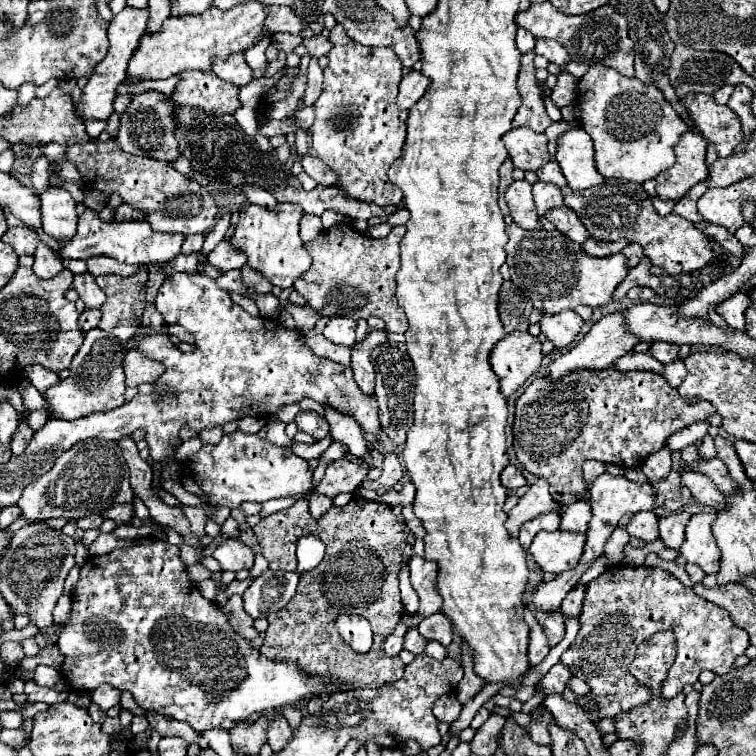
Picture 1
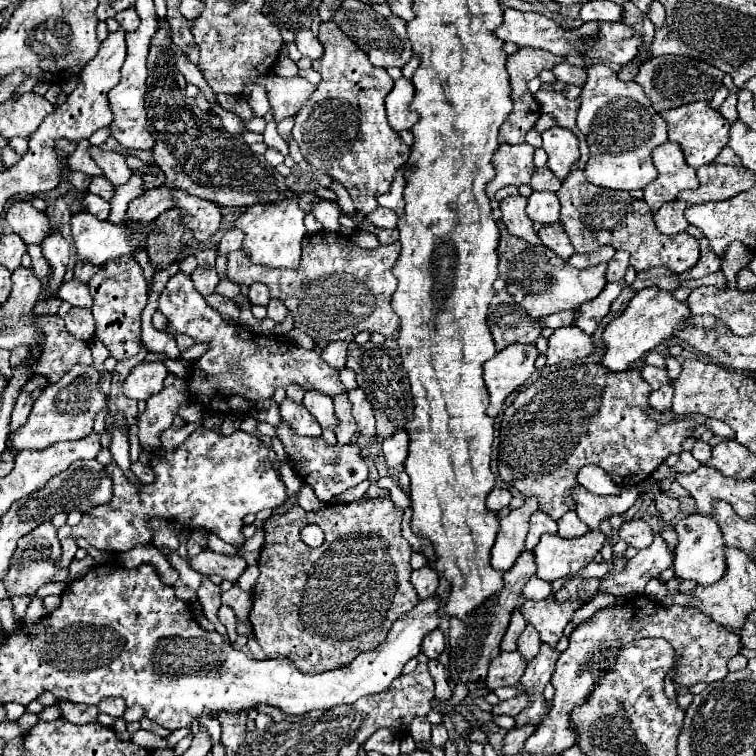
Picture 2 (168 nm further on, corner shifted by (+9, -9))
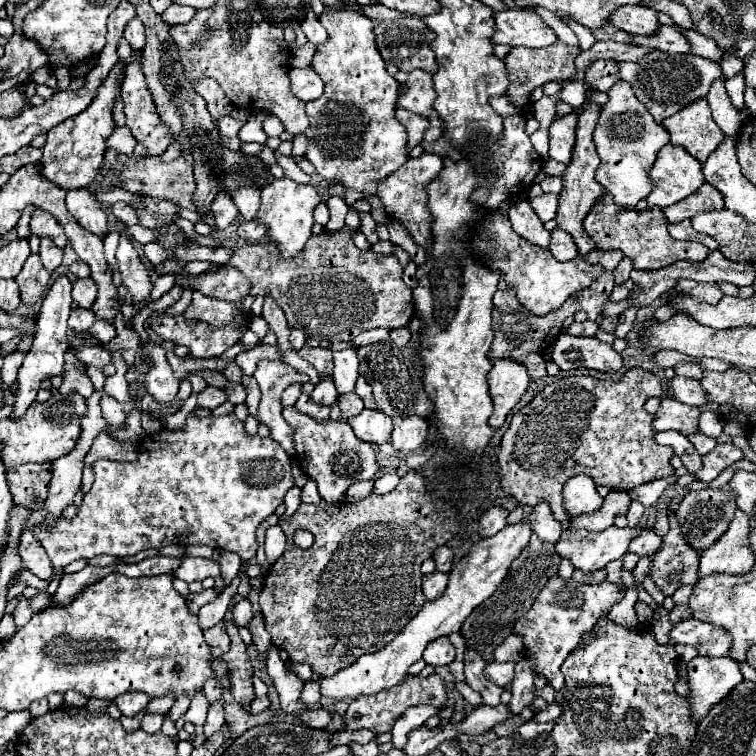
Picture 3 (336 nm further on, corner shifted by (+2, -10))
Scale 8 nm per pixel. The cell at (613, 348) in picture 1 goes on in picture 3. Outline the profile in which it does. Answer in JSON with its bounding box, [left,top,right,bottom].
[675,279,723,305]

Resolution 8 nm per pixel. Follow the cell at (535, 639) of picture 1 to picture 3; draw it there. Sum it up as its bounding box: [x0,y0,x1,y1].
[485,661,515,687]

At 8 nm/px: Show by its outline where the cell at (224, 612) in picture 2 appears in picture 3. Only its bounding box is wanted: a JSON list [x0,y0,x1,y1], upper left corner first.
[233,599,253,627]

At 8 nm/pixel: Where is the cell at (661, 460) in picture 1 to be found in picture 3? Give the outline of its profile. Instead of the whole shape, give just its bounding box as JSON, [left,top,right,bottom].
[649,511,697,597]

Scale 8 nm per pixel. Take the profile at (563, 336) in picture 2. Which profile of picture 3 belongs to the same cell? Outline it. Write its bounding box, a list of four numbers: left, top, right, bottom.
[553,333,623,373]

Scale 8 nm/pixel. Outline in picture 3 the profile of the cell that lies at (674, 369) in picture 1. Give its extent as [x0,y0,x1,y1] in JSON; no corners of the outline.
[653,397,701,435]

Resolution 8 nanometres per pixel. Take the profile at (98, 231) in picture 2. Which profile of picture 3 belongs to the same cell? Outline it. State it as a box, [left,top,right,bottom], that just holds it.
[67,189,109,235]

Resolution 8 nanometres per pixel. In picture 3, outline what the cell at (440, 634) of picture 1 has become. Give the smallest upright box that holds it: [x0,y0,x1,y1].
[423,637,455,665]

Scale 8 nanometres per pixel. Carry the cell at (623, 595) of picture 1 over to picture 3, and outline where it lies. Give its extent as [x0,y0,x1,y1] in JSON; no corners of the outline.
[669,617,731,657]

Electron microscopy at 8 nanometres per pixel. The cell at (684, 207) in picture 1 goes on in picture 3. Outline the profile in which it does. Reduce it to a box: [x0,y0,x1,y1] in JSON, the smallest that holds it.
[613,307,637,339]

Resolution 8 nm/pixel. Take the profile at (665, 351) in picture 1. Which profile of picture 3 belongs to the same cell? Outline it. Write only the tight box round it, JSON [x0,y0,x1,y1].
[673,361,703,379]

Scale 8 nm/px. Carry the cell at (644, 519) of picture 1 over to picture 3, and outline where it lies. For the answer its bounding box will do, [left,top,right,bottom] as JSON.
[629,531,661,557]

